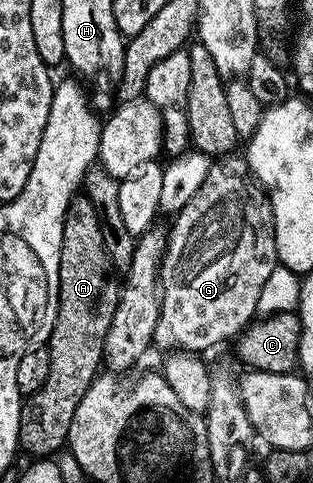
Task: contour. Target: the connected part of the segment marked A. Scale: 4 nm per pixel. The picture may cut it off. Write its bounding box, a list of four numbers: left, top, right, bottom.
[19,195,119,459]

